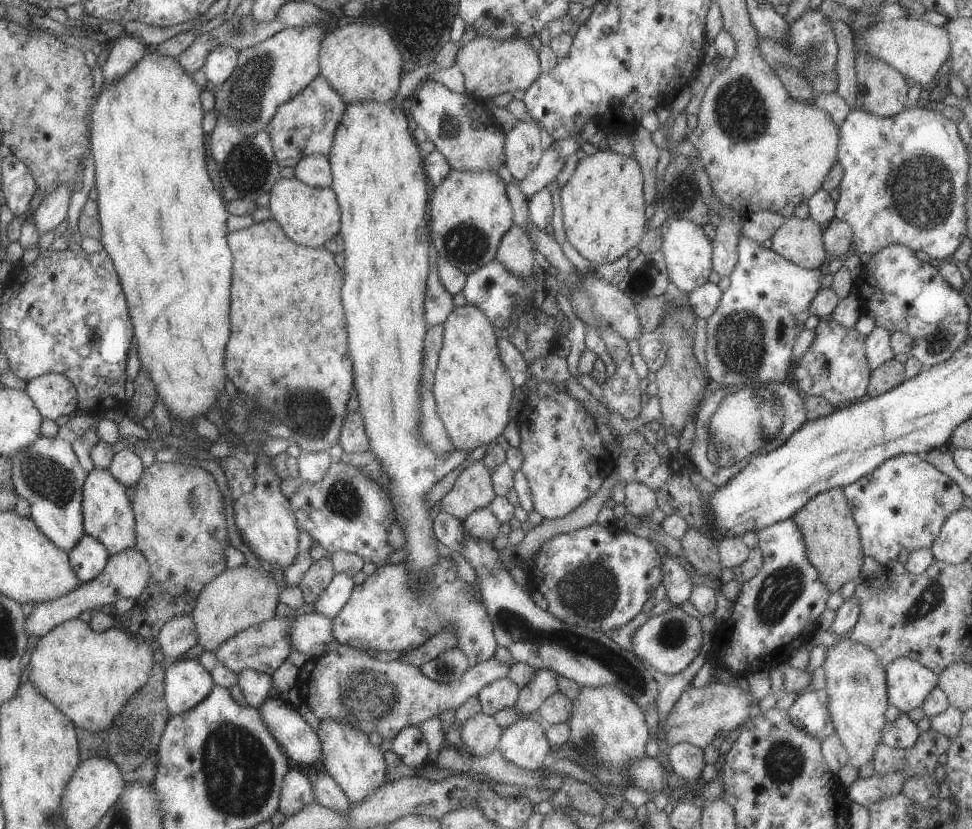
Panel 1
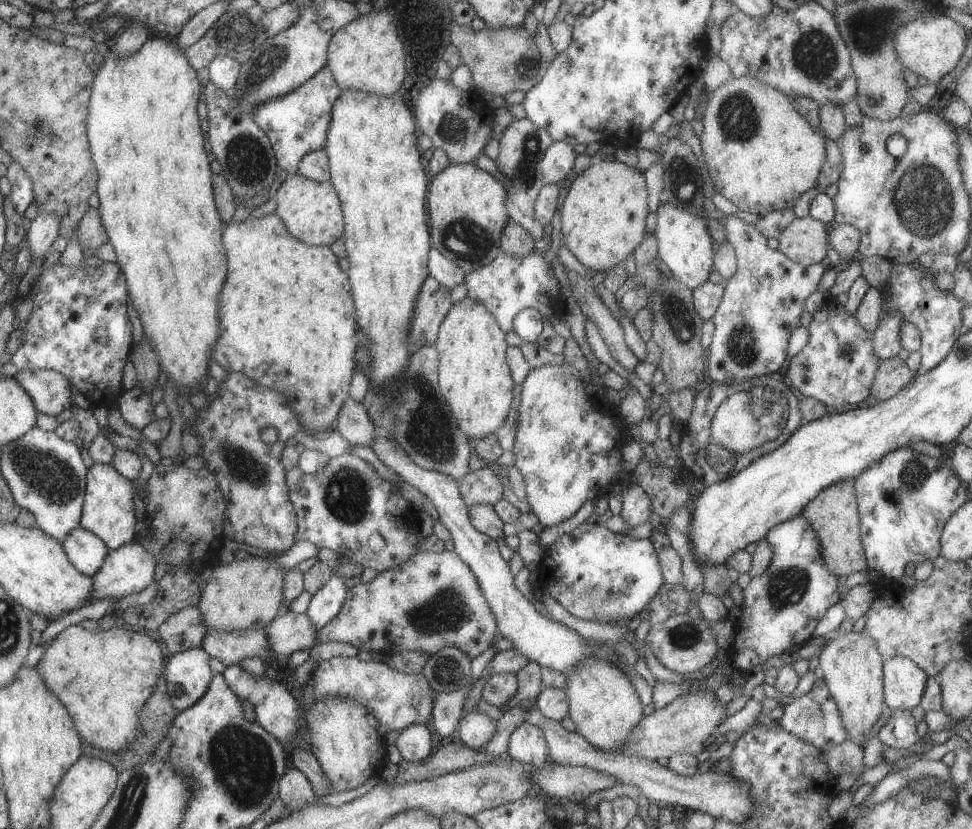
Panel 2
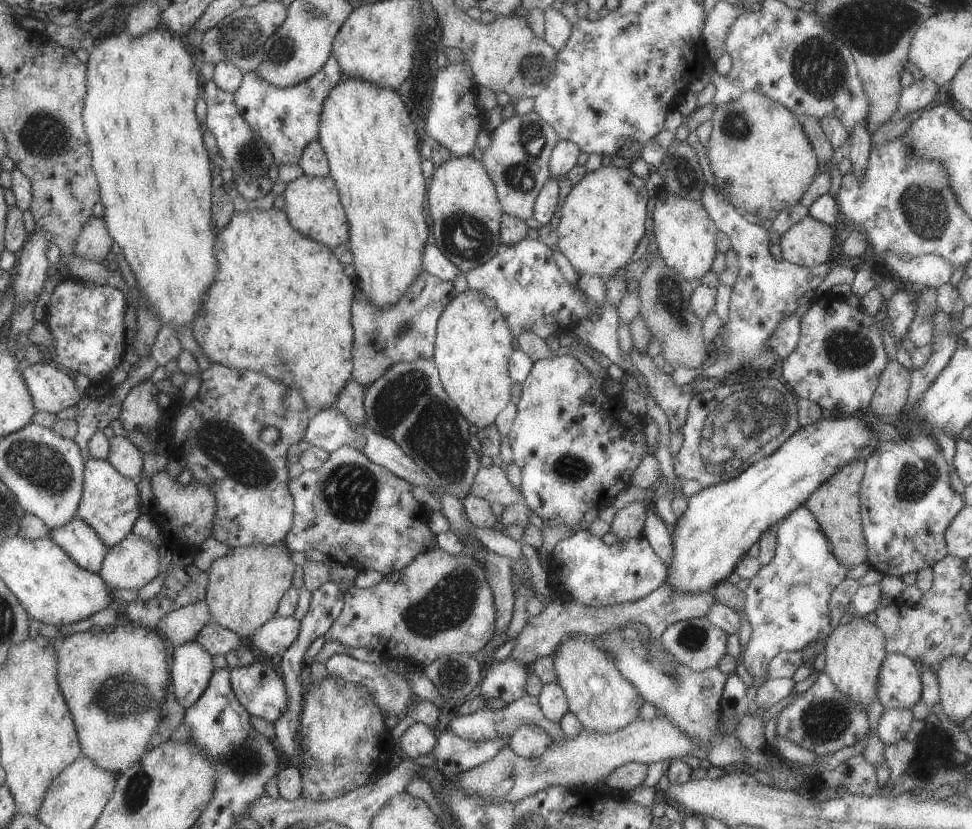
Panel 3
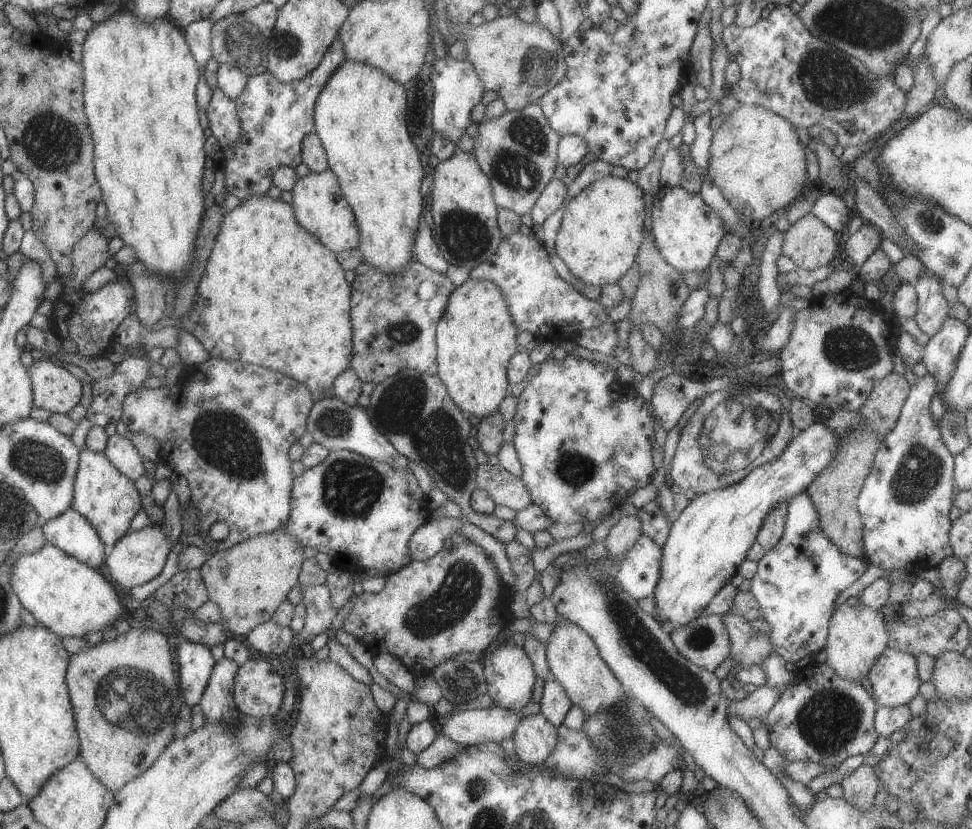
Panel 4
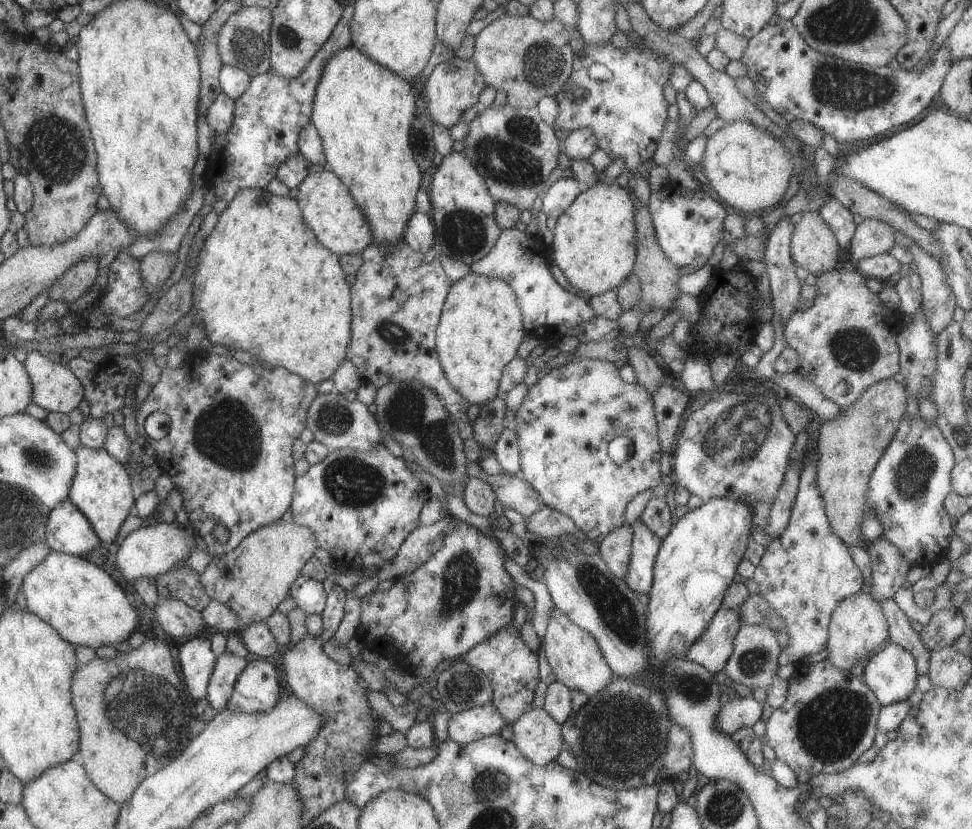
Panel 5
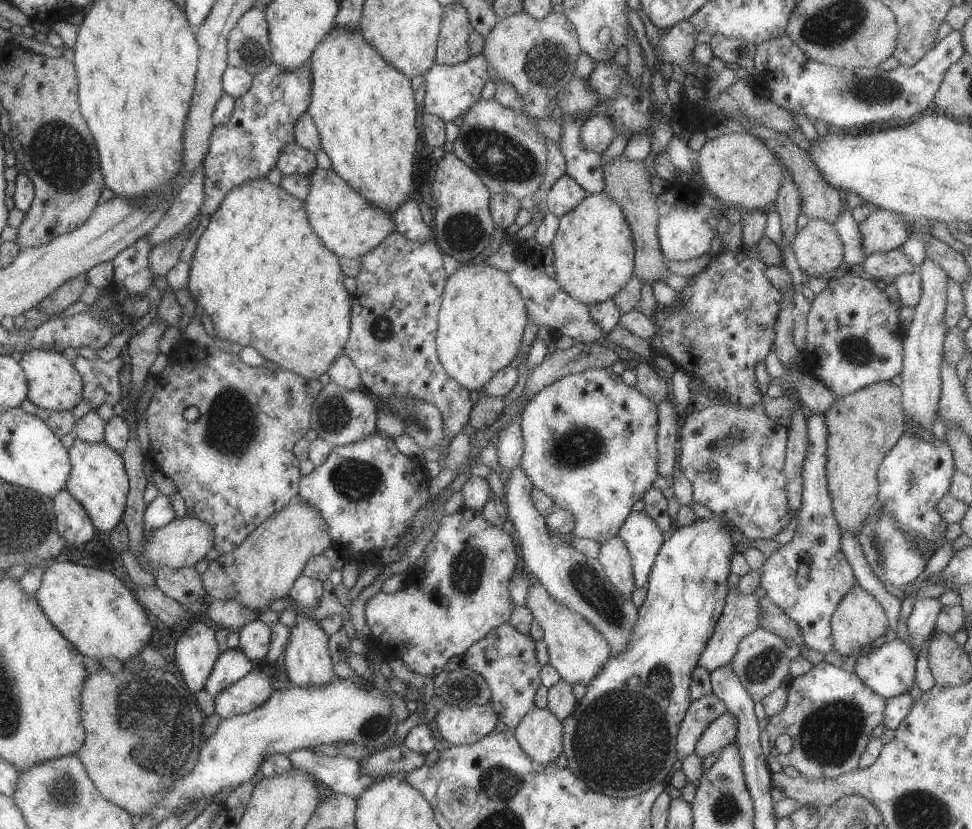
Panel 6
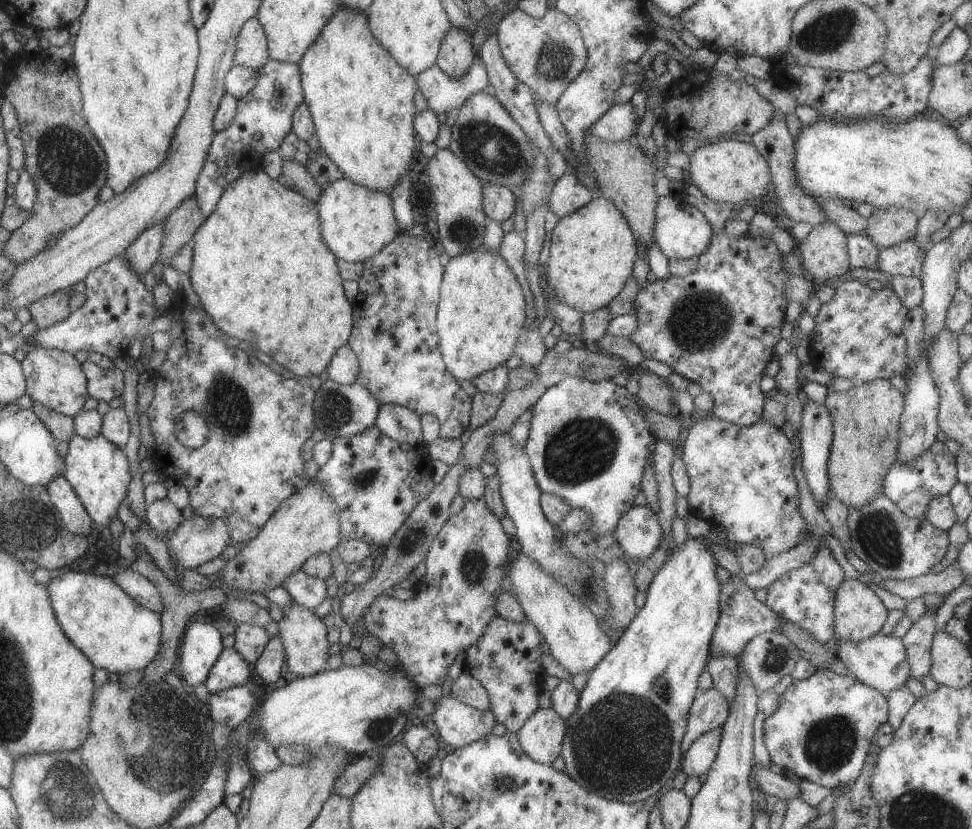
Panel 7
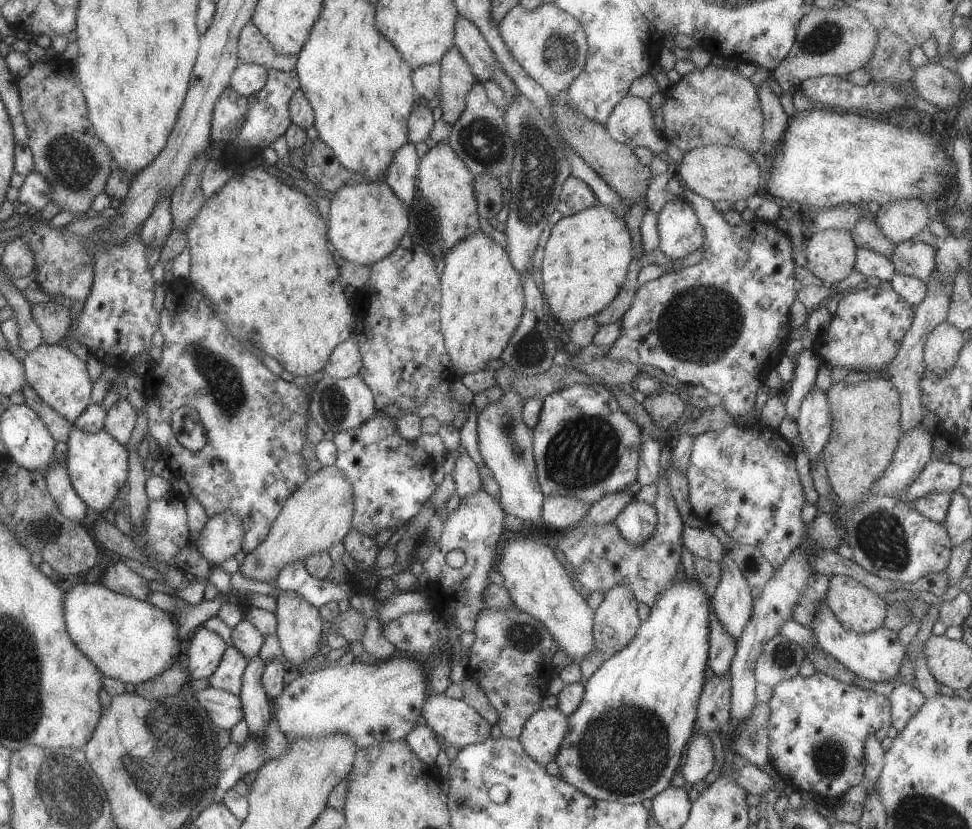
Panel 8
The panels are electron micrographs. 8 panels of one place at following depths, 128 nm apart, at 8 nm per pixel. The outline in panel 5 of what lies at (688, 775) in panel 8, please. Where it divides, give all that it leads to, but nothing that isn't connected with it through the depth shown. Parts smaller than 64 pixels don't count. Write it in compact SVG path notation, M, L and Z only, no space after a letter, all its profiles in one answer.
M743 692L739 700L729 700L720 706L719 714L715 718L715 728L725 736L732 736L739 728L753 728L760 720L761 714L762 703Z

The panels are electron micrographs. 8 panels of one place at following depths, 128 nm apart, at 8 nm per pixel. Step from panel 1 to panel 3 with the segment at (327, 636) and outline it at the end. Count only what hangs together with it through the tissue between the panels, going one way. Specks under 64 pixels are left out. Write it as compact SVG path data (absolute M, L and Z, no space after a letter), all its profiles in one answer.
M275 614L263 626L250 636L248 644L265 652L267 656L281 656L286 648L297 638L300 621L291 617L280 617Z

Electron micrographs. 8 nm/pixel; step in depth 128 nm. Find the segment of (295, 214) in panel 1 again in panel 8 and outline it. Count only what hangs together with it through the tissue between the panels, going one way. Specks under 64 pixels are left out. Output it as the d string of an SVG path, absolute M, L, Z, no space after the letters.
M381 178L379 180L369 181L358 185L347 185L341 187L336 193L328 195L329 208L326 235L328 242L334 246L334 249L343 259L349 262L371 266L378 260L385 258L391 250L397 248L401 237L408 228L408 206L395 197L391 188L387 186Z

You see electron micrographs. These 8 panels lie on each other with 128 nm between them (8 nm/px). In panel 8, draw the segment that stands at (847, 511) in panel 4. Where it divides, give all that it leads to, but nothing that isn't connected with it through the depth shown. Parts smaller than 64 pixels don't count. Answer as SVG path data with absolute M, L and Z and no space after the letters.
M881 378L855 384L840 381L825 396L832 417L831 434L821 454L827 480L840 503L859 503L861 498L870 496L871 484L883 476L895 453L901 434L900 399L895 386Z

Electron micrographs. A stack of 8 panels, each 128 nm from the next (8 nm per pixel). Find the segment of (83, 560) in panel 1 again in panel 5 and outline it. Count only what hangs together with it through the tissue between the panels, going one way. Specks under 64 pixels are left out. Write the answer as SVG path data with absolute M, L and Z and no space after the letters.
M68 498L50 510L43 538L51 551L76 557L89 554L101 544L85 516Z

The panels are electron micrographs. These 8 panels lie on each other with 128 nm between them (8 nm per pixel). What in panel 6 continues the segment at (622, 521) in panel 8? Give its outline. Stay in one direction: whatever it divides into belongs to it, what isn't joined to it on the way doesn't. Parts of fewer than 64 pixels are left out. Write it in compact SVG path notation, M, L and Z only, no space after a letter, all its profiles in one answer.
M641 511L630 512L616 536L623 540L629 552L633 584L636 588L645 586L648 584L655 556L663 544L665 534L644 511Z

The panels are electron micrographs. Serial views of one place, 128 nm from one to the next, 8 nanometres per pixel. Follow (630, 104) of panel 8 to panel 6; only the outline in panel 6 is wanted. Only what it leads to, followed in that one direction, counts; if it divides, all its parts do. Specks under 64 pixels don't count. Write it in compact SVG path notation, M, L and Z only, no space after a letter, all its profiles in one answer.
M599 113L584 119L579 128L579 142L581 142L583 150L589 150L599 156L608 148L614 138L613 122L605 114Z

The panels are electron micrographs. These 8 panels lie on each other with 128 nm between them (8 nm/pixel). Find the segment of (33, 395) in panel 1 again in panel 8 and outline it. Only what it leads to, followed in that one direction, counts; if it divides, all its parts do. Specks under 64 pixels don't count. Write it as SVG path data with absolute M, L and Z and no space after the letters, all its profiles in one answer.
M41 343L28 352L20 363L23 365L24 379L37 396L70 423L87 408L90 403L92 380L88 375L86 362L65 348L64 344Z

